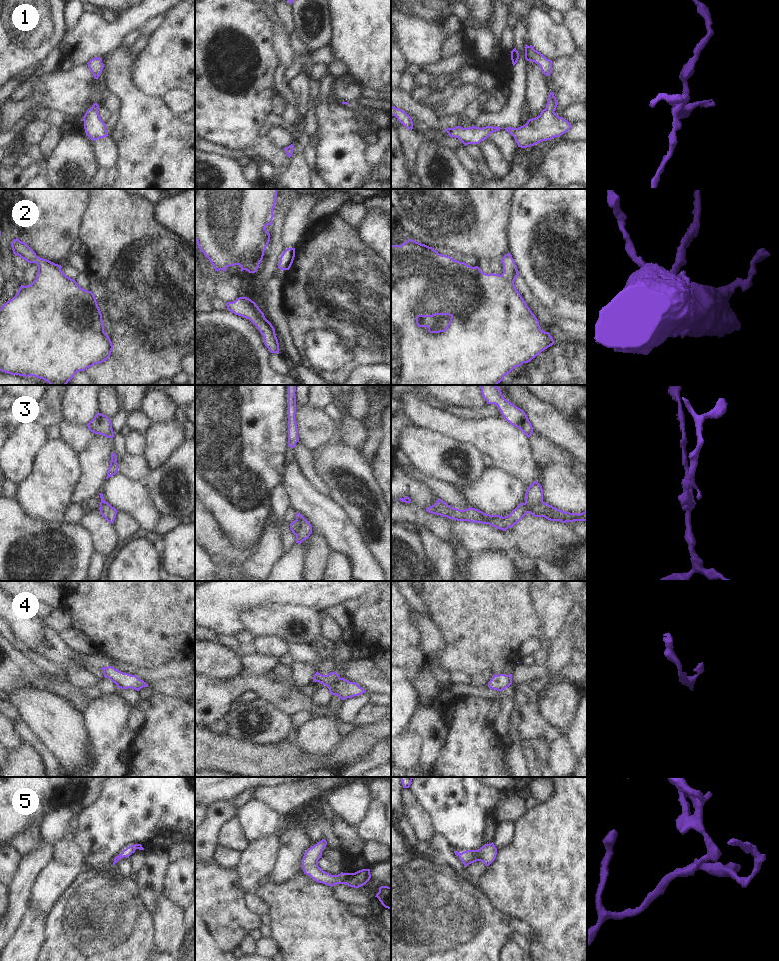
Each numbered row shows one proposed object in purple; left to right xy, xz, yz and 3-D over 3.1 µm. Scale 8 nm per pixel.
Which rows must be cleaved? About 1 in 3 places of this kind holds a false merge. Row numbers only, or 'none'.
3

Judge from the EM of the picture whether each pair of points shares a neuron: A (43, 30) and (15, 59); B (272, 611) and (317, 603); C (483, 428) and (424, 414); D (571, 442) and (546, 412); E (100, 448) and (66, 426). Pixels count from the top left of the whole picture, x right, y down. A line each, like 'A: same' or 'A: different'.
A: same
B: different
C: same
D: same
E: different

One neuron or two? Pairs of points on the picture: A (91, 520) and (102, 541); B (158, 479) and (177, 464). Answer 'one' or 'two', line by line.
A: one
B: one

